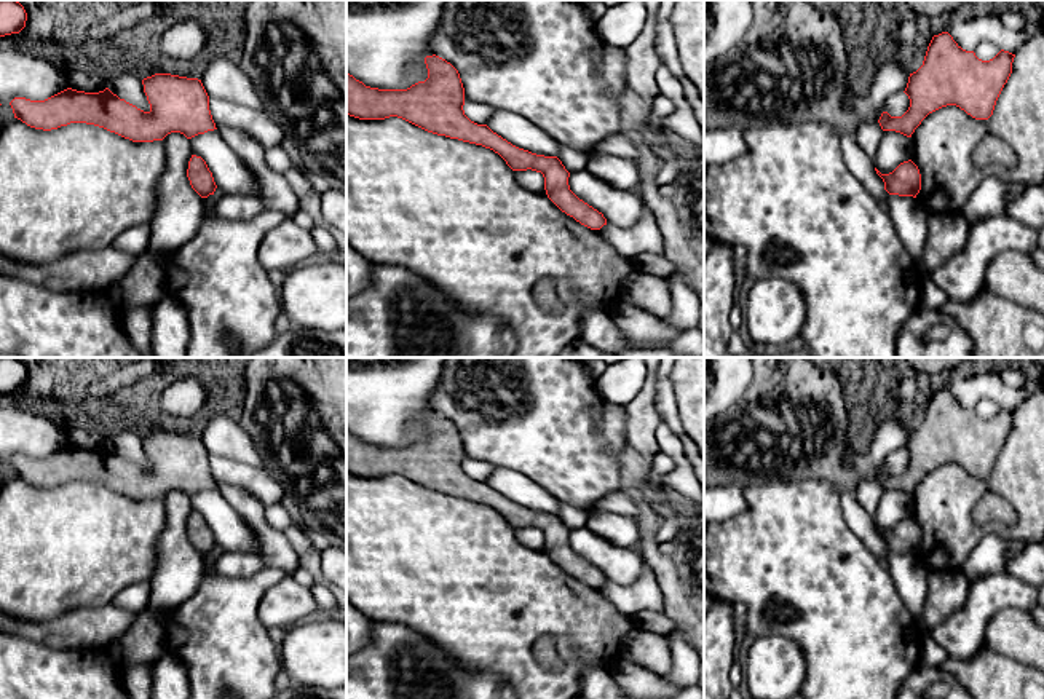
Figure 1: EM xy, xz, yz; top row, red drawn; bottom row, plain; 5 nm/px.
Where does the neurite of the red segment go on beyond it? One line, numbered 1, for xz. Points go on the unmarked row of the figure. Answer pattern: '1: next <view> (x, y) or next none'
1: next none

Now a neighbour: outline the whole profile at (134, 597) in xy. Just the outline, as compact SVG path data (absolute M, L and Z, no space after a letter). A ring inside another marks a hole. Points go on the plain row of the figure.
M145 579L121 589L115 595L112 603L131 613L139 613L148 606L148 598L150 598L150 584Z

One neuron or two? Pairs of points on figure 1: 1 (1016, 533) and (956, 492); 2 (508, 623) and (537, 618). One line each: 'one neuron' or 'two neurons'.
1: one neuron
2: one neuron

